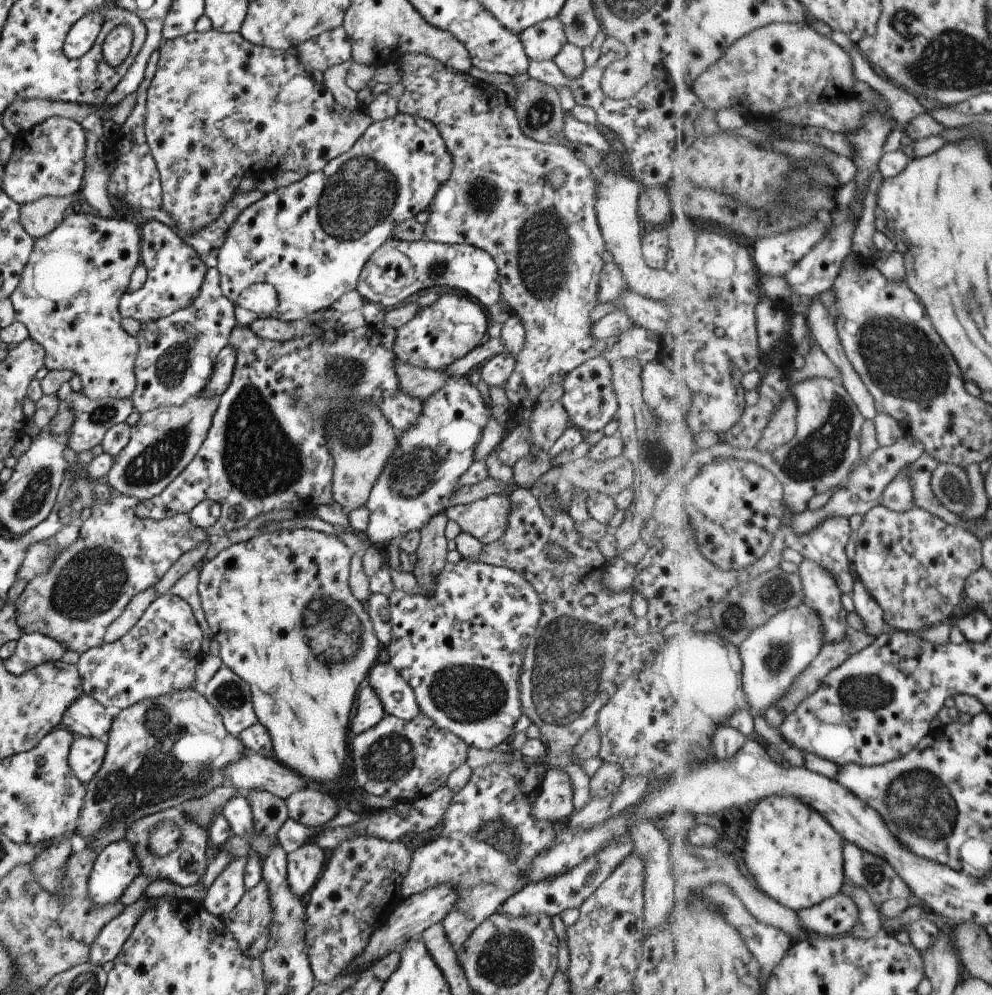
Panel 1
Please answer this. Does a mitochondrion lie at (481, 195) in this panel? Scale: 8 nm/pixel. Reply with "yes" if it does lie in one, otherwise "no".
yes

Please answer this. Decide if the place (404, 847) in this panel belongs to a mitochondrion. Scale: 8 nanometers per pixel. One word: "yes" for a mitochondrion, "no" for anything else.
no

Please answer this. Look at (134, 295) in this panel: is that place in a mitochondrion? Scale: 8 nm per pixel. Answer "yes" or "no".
no

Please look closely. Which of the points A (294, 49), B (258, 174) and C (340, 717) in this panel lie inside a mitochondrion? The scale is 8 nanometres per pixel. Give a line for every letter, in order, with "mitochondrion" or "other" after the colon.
A: other
B: other
C: other

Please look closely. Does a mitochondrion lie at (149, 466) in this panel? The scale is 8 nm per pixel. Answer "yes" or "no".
yes

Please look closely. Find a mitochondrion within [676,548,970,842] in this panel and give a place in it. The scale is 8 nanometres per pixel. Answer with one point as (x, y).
(865, 692)

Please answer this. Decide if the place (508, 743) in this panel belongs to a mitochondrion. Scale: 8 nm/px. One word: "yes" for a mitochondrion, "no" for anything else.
no

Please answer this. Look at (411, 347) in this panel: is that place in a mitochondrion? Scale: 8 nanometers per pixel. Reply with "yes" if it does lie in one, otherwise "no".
no

